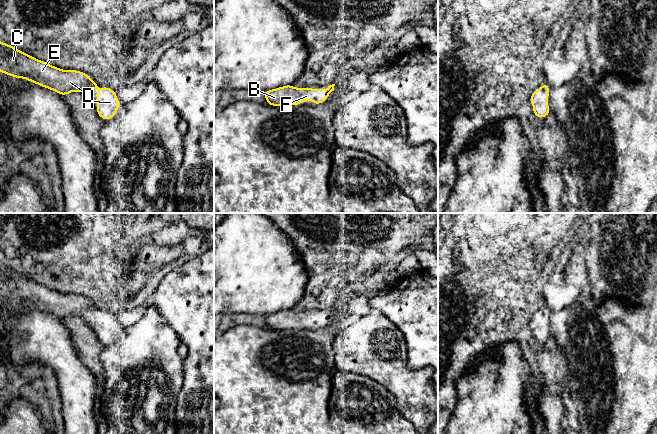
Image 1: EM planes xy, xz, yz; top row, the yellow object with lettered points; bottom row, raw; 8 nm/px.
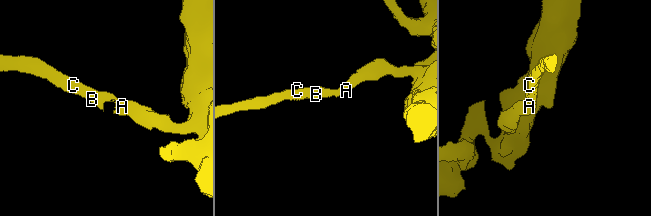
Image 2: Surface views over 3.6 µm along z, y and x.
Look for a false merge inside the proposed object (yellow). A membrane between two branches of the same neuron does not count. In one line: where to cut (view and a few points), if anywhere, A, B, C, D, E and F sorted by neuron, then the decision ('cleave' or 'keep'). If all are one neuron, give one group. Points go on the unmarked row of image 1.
no cut | A B C D E F | keep

